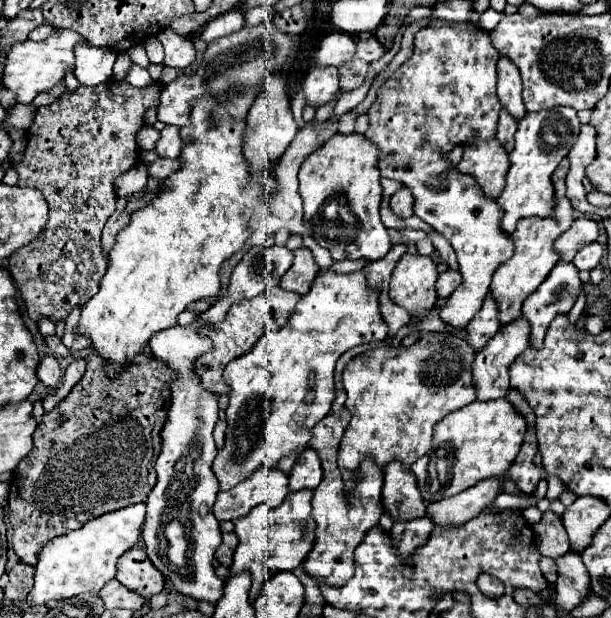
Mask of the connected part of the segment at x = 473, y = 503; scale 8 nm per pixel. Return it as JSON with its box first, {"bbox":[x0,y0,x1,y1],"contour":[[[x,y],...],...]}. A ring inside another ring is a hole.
{"bbox":[426,475,506,527],"contour":[[[506,475],[482,479],[480,483],[476,483],[476,487],[470,487],[460,495],[428,503],[426,513],[432,515],[432,519],[436,519],[436,525],[442,525],[442,527],[466,523],[502,493],[504,481],[506,481]]]}

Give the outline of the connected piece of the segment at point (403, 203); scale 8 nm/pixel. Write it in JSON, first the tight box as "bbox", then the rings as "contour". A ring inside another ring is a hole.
{"bbox":[390,187,414,219],"contour":[[[402,187],[398,193],[394,193],[390,199],[390,207],[392,207],[394,215],[398,215],[402,219],[412,217],[414,215],[414,197],[412,197],[410,189]]]}

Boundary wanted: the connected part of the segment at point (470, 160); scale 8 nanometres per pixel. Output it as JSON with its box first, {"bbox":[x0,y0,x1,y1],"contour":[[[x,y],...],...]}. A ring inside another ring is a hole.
{"bbox":[456,137,510,197],"contour":[[[472,137],[472,141],[462,145],[464,155],[456,165],[460,173],[474,175],[488,197],[498,197],[506,187],[506,173],[510,167],[510,157],[498,139],[492,137],[484,141],[482,137]]]}

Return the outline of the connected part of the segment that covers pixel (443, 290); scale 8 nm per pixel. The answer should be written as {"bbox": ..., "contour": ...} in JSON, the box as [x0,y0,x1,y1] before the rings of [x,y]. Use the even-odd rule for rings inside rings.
{"bbox":[436,271,462,299],"contour":[[[444,271],[444,273],[440,273],[438,275],[438,281],[436,281],[436,291],[438,291],[438,297],[440,299],[446,299],[446,297],[450,297],[454,291],[456,291],[456,287],[462,283],[462,275],[460,273],[456,273],[456,271]]]}

